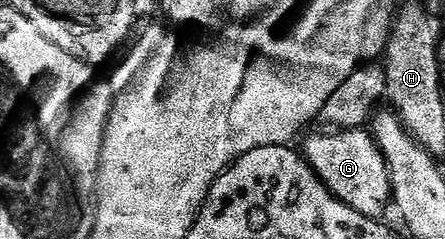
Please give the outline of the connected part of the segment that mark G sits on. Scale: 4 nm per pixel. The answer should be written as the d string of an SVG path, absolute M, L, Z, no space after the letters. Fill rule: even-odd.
M368 129L338 130L313 134L305 142L303 157L319 176L319 180L347 208L355 208L368 218L380 219L385 209L390 209L393 189L383 160L383 152Z

